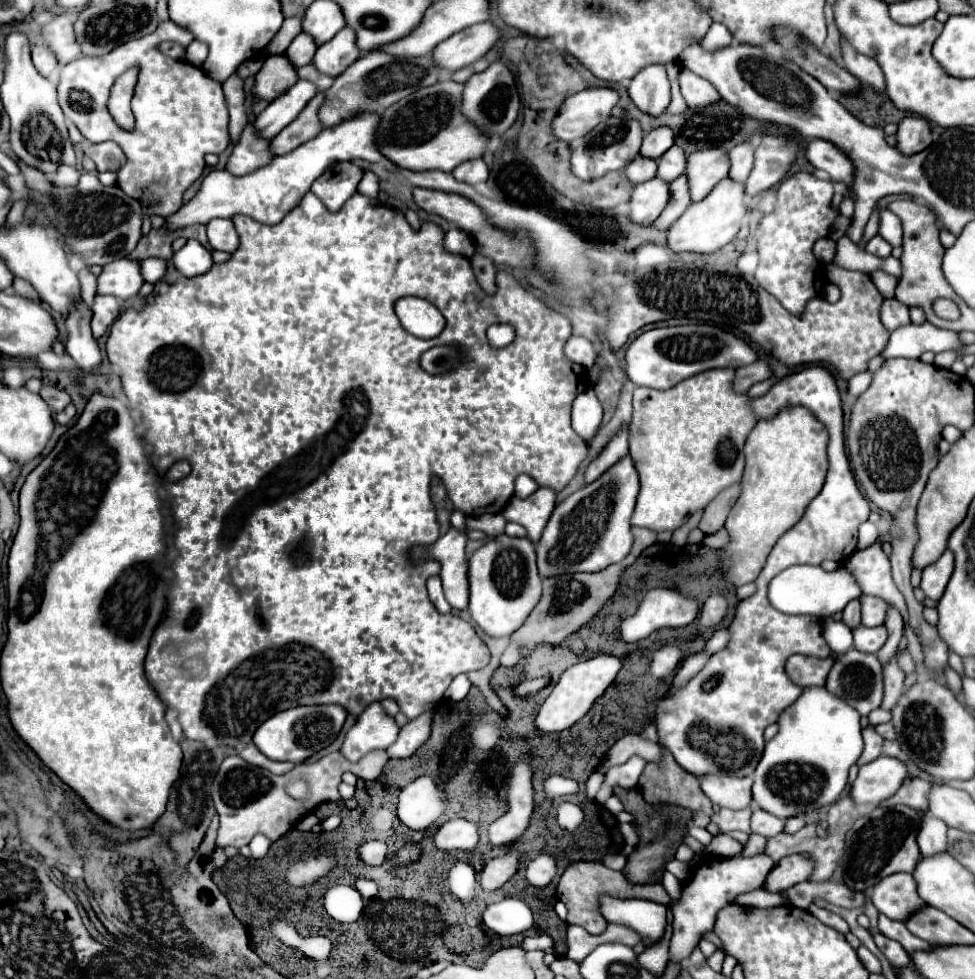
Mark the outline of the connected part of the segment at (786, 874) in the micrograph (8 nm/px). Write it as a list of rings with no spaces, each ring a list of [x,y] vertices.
[[[803,855],[785,857],[785,859],[781,859],[781,863],[777,863],[769,871],[769,875],[765,877],[763,889],[769,891],[769,893],[787,891],[793,885],[807,881],[811,871],[813,871],[813,863],[807,857],[803,857]]]

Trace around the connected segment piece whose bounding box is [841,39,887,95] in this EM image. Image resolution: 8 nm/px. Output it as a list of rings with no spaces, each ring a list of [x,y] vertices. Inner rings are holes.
[[[841,39],[841,47],[843,47],[845,69],[851,75],[855,75],[861,83],[869,83],[869,87],[877,87],[877,91],[881,91],[881,95],[887,95],[885,77],[883,77],[881,67],[871,57],[865,57],[865,55],[853,51],[853,47],[849,47],[849,43],[845,39]]]

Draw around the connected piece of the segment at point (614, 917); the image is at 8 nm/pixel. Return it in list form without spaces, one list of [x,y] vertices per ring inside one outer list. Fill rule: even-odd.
[[[601,895],[601,915],[609,923],[623,923],[623,925],[633,927],[641,937],[645,937],[645,943],[653,943],[659,937],[663,937],[665,925],[667,925],[665,913],[667,913],[667,907],[661,903],[643,901],[643,899],[613,899],[607,895]]]

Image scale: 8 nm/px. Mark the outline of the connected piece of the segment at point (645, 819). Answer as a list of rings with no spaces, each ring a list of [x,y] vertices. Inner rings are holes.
[[[615,787],[613,793],[621,799],[625,811],[635,815],[635,829],[639,835],[639,843],[635,847],[635,851],[627,857],[627,865],[623,869],[623,875],[635,883],[635,885],[643,885],[643,883],[659,883],[663,869],[665,869],[665,859],[673,859],[675,849],[681,845],[683,841],[683,831],[685,831],[685,823],[687,819],[693,815],[687,809],[675,807],[671,805],[671,811],[661,809],[661,815],[655,813],[653,815],[653,807],[649,803],[645,803],[645,799],[641,797],[641,793],[637,789],[623,789],[623,787]],[[659,815],[659,817],[657,817]],[[667,819],[669,819],[669,827],[667,827]]]

